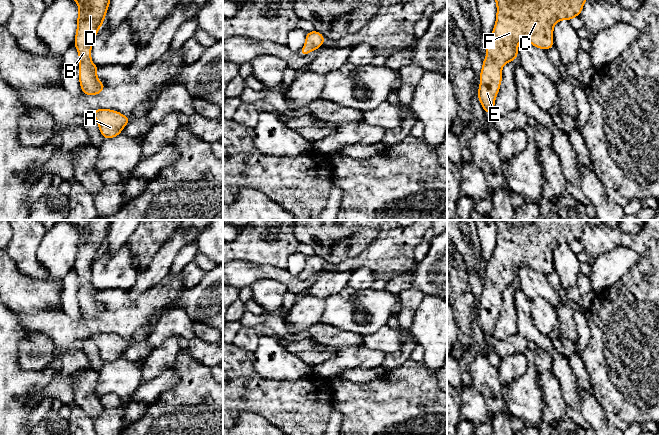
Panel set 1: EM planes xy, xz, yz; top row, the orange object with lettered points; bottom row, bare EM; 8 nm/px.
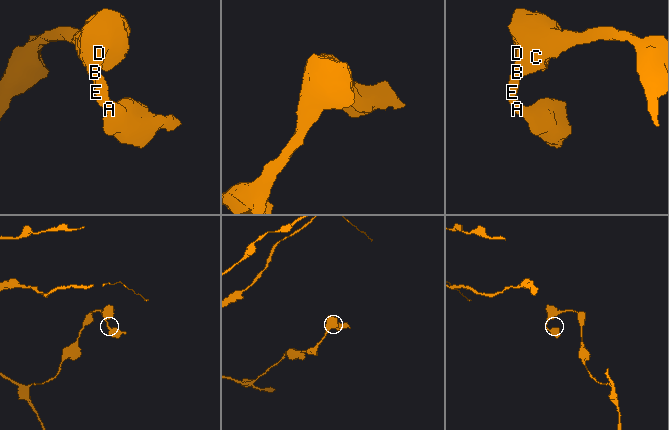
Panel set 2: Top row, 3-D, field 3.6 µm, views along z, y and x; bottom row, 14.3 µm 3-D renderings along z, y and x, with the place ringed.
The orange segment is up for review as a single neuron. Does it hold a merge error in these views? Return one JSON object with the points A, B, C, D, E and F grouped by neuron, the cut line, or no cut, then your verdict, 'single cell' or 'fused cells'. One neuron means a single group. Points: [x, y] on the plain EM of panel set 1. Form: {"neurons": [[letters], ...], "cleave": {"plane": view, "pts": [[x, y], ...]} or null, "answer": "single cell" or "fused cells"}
{"neurons": [["A", "B", "C", "D", "E", "F"]], "cleave": null, "answer": "single cell"}

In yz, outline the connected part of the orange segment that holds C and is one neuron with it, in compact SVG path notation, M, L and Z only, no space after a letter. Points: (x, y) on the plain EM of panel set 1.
M493 220L493 222L497 227L497 243L486 269L488 280L483 283L481 307L478 312L478 323L488 339L494 338L495 322L502 306L501 292L507 286L517 284L520 264L527 264L539 273L549 274L554 270L553 250L563 243L571 245L575 240L580 240L588 220Z

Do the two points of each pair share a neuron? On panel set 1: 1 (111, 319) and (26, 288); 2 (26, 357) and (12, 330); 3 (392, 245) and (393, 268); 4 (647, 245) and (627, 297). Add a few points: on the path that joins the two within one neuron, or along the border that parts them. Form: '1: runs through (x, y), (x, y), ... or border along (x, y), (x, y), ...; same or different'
1: runs through (88, 326), (60, 326), (41, 311); same
2: border along (33, 331), (19, 344), (20, 367); different
3: runs through (392, 251), (393, 262); same
4: runs through (647, 258), (647, 277), (640, 284); same

